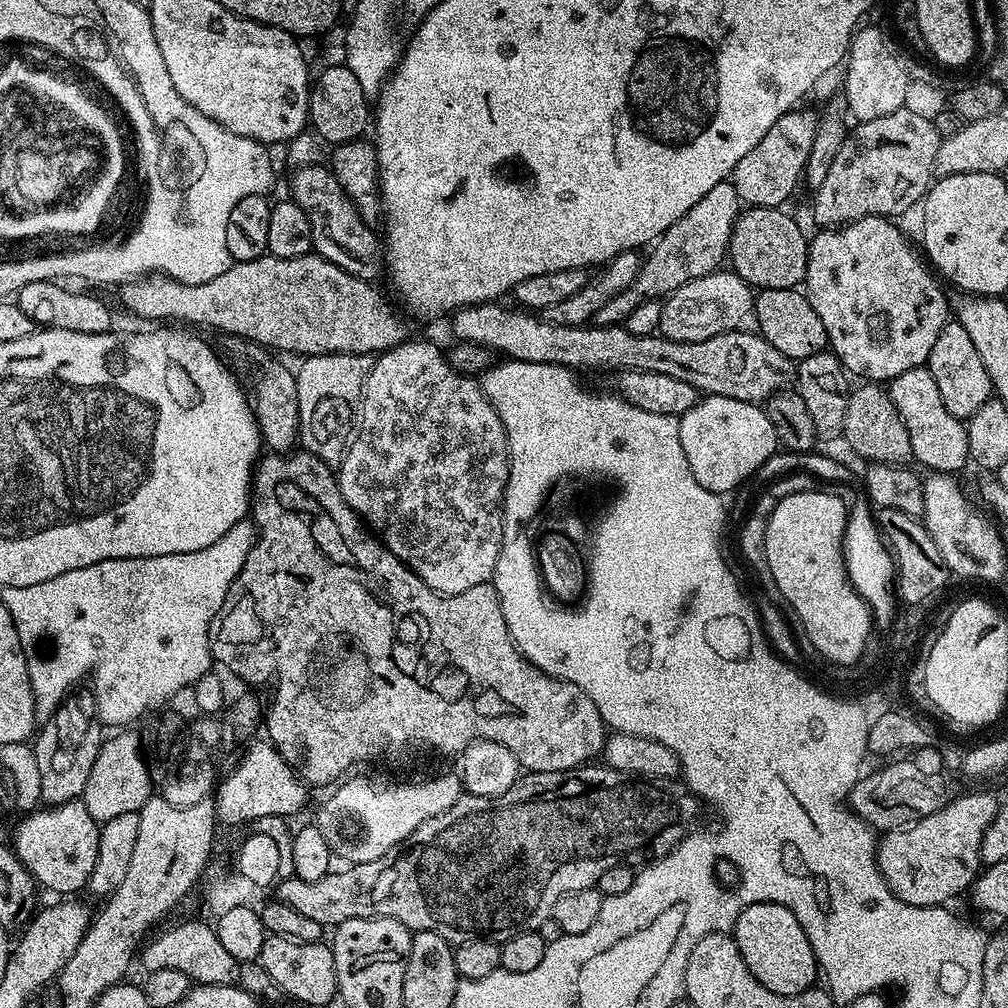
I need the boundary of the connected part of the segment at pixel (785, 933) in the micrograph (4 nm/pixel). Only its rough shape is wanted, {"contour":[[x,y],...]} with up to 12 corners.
{"contour":[[746,906],[734,939],[774,994],[817,983],[816,955],[786,906]]}

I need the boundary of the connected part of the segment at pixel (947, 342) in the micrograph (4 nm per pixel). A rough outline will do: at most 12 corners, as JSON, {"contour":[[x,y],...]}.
{"contour":[[944,325],[926,366],[967,421],[993,395],[970,334]]}

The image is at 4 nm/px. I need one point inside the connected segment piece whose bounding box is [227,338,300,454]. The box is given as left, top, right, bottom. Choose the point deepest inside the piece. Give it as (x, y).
(278, 417)

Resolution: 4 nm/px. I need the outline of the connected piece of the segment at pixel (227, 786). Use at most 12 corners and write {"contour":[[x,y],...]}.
{"contour":[[271,743],[221,777],[221,825],[292,816],[309,789]]}

